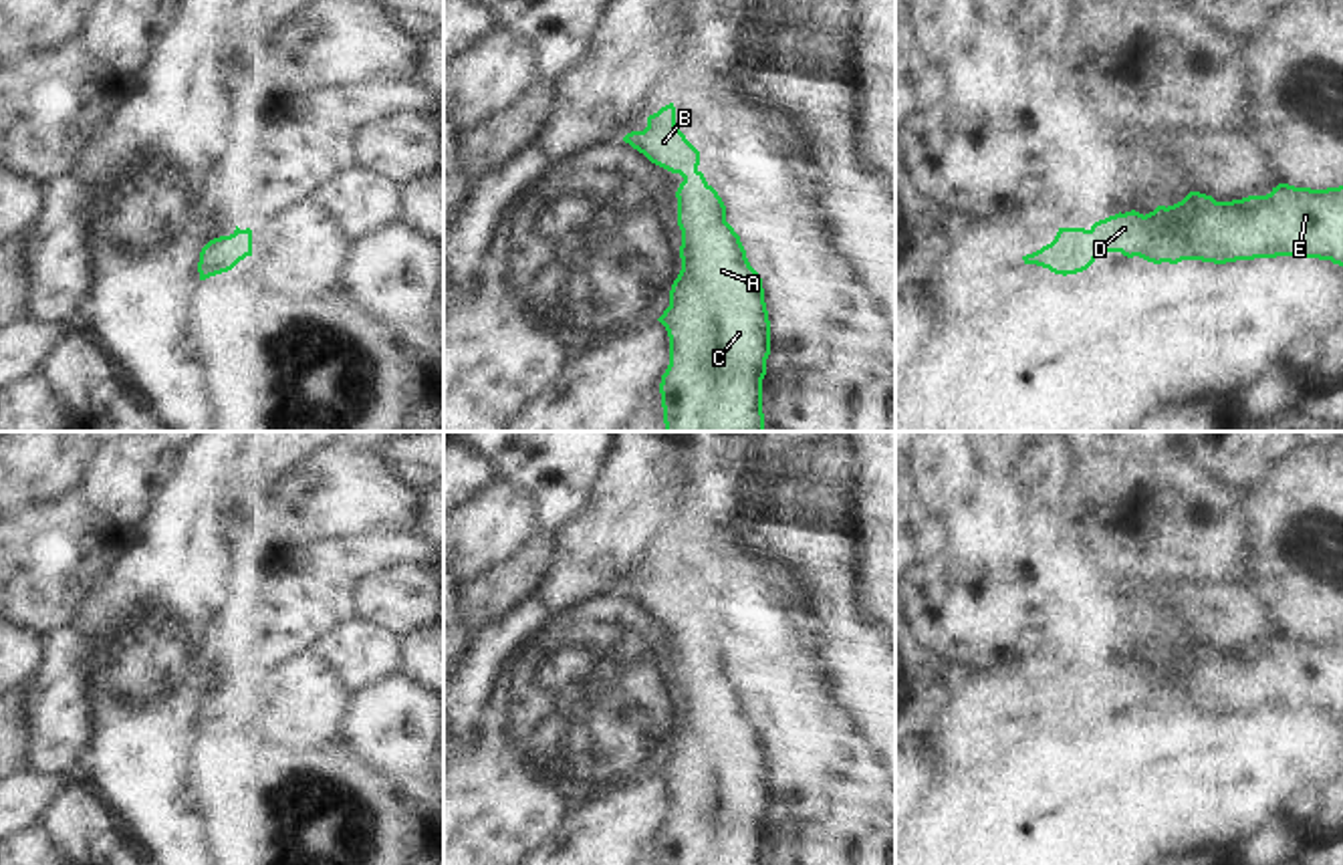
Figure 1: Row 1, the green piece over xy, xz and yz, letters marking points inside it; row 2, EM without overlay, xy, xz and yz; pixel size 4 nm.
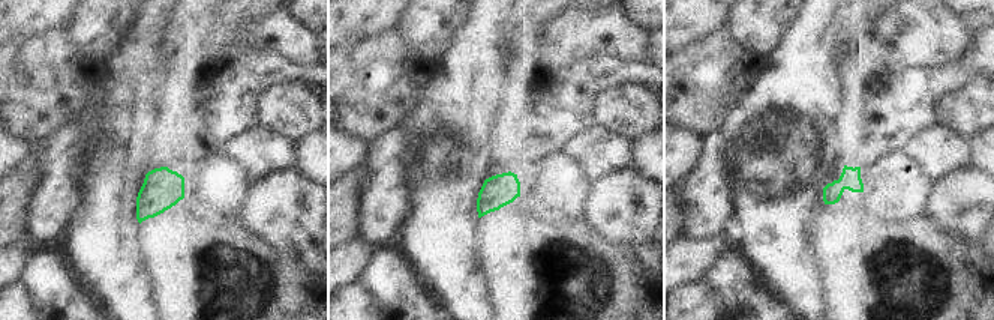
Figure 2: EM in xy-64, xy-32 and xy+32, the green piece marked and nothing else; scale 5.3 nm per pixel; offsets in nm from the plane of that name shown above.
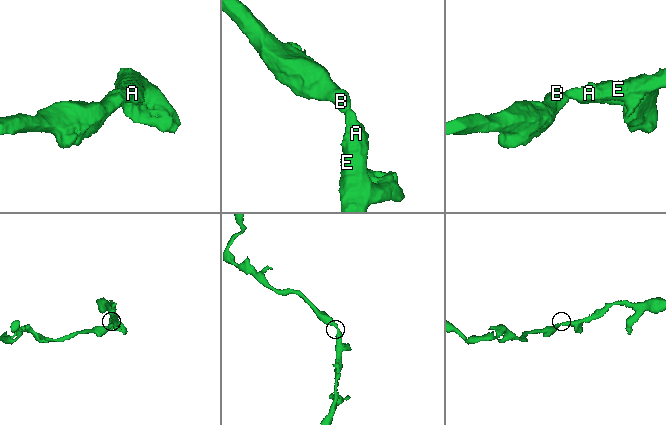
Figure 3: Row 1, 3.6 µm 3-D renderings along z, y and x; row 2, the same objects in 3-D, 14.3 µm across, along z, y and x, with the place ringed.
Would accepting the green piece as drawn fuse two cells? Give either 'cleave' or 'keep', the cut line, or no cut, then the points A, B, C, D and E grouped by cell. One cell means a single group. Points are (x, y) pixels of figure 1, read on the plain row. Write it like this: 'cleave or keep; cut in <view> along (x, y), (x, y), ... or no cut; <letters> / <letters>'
keep; no cut; A B C D E

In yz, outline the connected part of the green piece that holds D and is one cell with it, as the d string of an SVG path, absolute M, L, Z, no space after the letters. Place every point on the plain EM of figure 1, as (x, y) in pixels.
M1278 635L1266 647L1232 653L1216 653L1212 647L1190 643L1182 653L1168 659L1157 657L1145 667L1131 661L1099 671L1089 682L1059 679L1051 696L1022 708L1022 712L1067 728L1087 722L1099 704L1121 704L1127 710L1139 708L1153 716L1178 716L1182 712L1226 716L1299 708L1343 718L1343 637L1311 641Z

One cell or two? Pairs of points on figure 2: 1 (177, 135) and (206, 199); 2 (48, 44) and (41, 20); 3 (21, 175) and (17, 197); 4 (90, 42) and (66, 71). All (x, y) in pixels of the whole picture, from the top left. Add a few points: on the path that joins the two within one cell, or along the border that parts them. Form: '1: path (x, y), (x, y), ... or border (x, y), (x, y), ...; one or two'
1: border (222, 150), (197, 163), (183, 176); two
2: border (63, 29), (15, 38); two
3: path (21, 181), (17, 191); one
4: border (63, 30), (95, 62); two

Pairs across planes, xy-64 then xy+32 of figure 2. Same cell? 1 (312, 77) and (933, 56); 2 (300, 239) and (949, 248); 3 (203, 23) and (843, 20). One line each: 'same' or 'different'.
1: different
2: different
3: same

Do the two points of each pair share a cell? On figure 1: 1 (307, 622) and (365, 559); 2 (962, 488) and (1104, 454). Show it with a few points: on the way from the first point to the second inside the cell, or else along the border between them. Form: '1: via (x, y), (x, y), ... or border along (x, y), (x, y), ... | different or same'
1: via (325, 615), (343, 597), (343, 581), (347, 577) | same
2: border along (979, 492), (972, 509) | different

